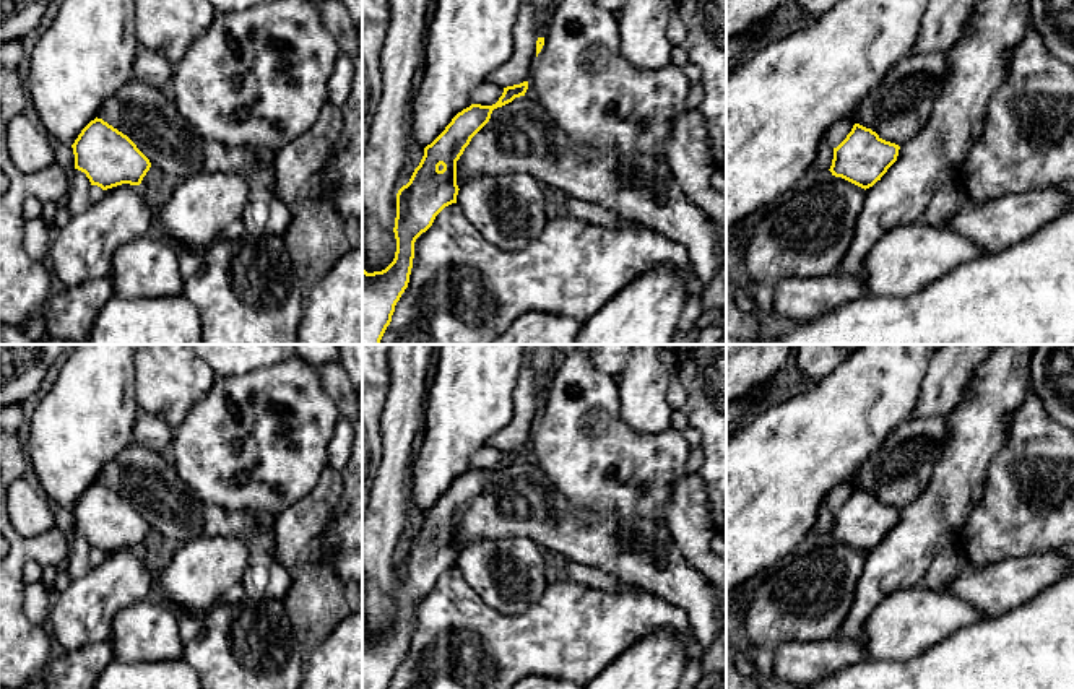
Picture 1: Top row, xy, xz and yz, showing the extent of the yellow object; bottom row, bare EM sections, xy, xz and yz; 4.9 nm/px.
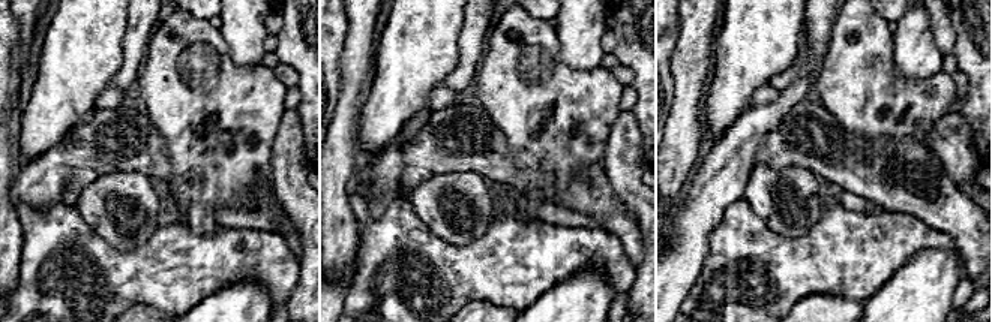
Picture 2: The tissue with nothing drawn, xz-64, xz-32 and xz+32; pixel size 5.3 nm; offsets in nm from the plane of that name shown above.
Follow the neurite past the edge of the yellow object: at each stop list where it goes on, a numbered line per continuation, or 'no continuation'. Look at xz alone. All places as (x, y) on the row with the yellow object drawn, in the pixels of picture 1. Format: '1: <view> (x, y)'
1: xz (545, 8)

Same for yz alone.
no continuation

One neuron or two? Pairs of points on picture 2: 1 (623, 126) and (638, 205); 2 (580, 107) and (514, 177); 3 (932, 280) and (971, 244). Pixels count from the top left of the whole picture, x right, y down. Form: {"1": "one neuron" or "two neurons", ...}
{"1": "one neuron", "2": "two neurons", "3": "two neurons"}

